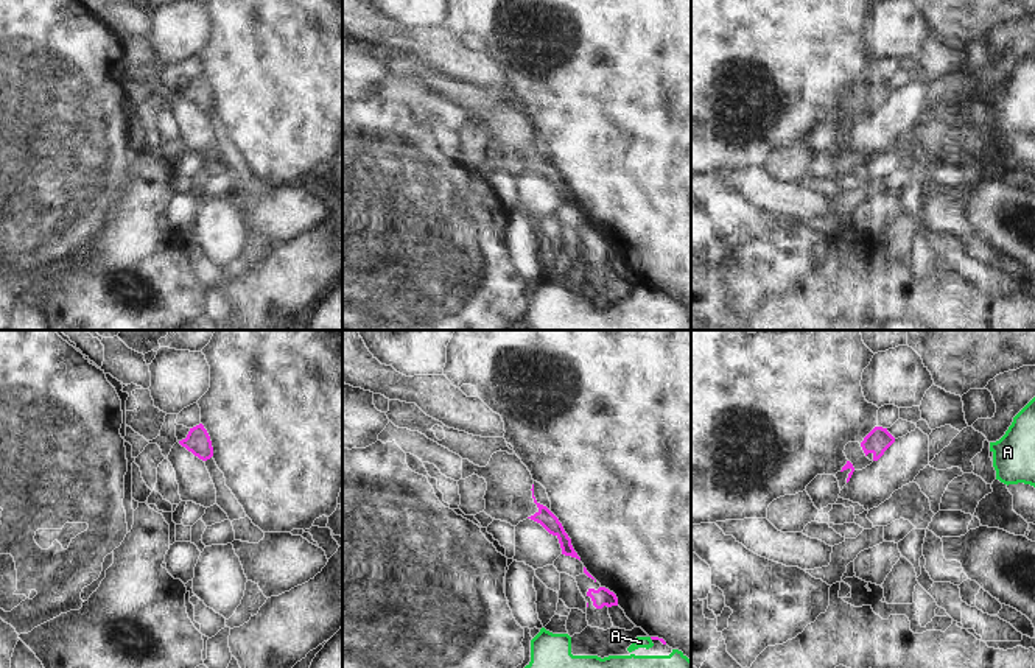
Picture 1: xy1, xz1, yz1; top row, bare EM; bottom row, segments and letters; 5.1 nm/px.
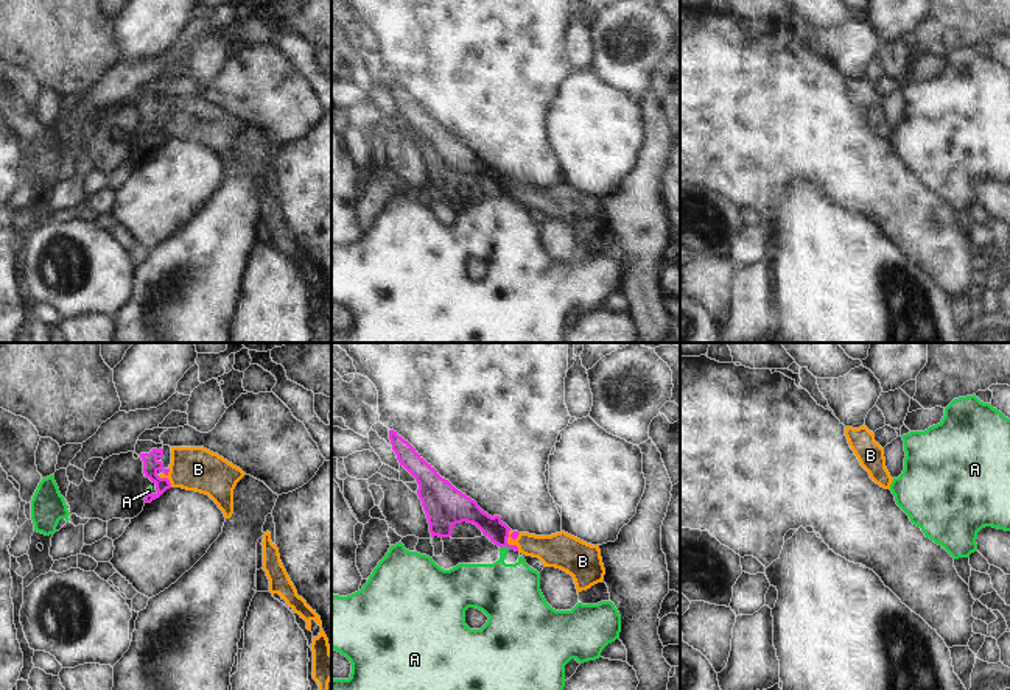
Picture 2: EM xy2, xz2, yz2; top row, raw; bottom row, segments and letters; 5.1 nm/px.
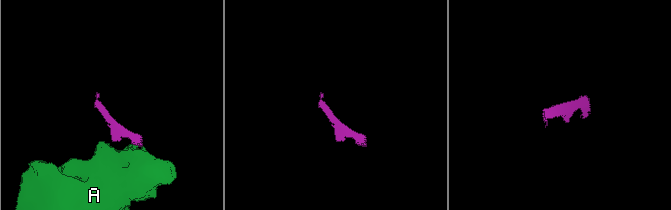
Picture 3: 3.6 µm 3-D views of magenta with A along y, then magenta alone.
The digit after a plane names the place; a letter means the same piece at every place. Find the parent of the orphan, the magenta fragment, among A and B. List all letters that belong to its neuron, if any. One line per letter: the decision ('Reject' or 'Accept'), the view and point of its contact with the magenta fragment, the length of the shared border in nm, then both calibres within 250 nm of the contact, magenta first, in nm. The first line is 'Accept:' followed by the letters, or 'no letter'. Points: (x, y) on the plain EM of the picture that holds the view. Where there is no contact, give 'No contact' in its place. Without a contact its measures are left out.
Accept: B
A: Reject. Touches magenta at xz2 (506, 197). Shared border 60 nm. Thickness 110 nm (magenta) against 320 nm
B: Accept. Touches magenta at xz2 (506, 193). Shared border 120 nm. Thickness 120 nm (magenta) against 160 nm

